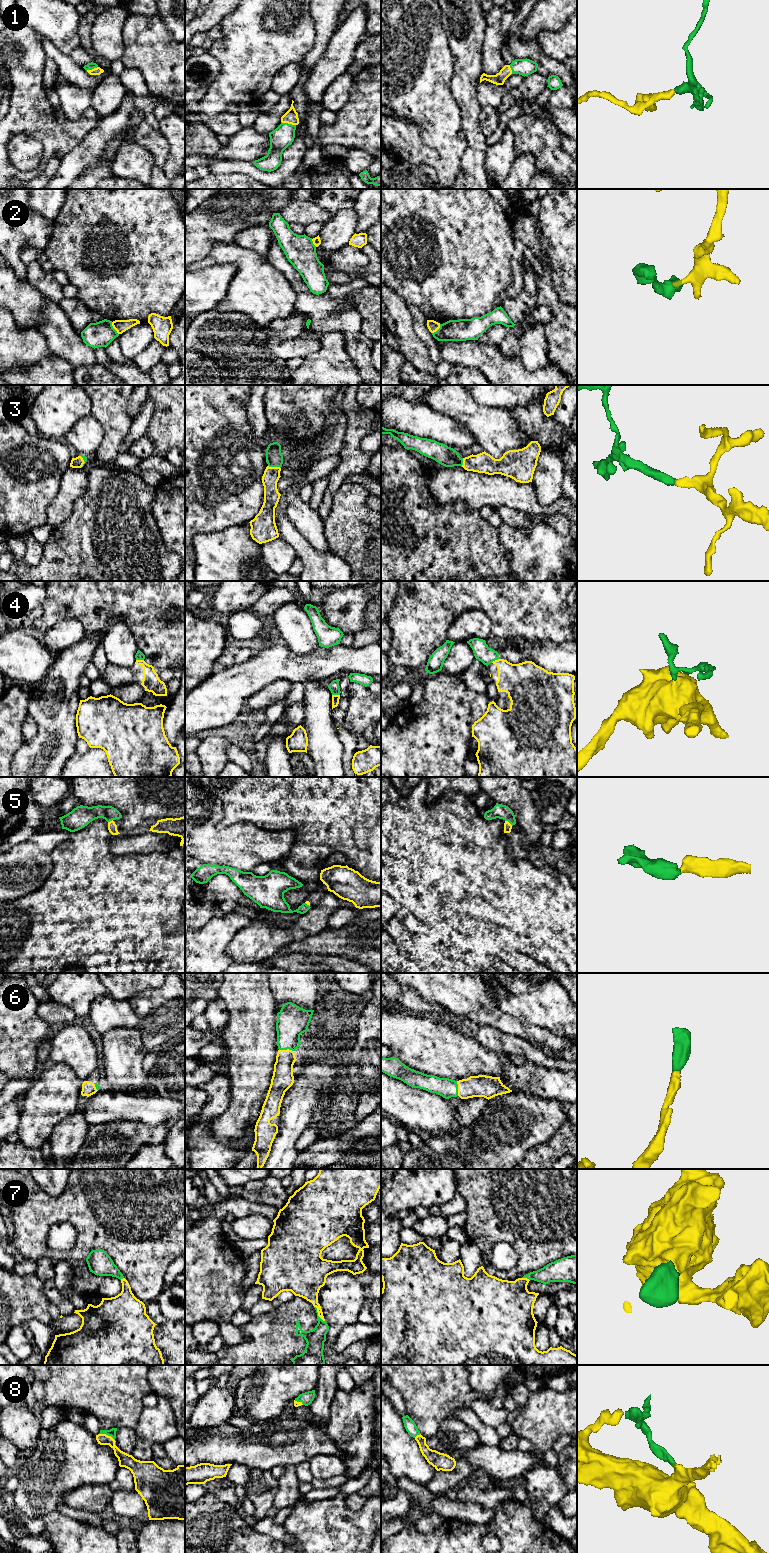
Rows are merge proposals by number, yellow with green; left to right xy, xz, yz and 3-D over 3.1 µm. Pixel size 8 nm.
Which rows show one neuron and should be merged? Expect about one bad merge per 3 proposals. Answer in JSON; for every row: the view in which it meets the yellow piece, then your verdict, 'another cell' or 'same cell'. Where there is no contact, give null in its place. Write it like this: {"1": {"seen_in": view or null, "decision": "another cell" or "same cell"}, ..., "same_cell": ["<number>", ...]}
{"1": {"seen_in": "xz", "decision": "same cell"}, "2": {"seen_in": "xy", "decision": "another cell"}, "3": {"seen_in": "xz", "decision": "same cell"}, "4": {"seen_in": "yz", "decision": "another cell"}, "5": {"seen_in": "yz", "decision": "same cell"}, "6": {"seen_in": "xz", "decision": "same cell"}, "7": {"seen_in": "xz", "decision": "same cell"}, "8": {"seen_in": "xy", "decision": "same cell"}, "same_cell": ["1", "3", "5", "6", "7", "8"]}

